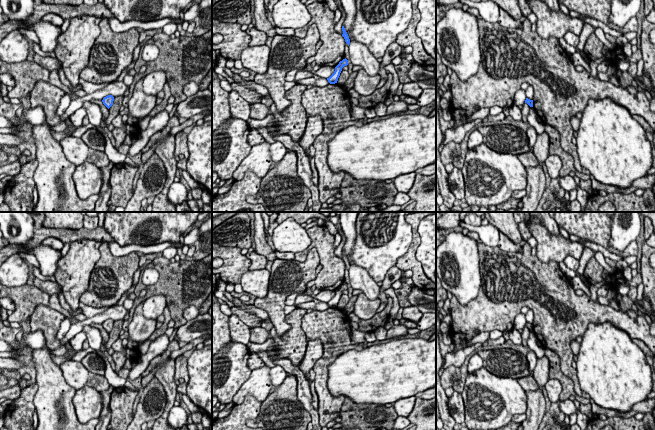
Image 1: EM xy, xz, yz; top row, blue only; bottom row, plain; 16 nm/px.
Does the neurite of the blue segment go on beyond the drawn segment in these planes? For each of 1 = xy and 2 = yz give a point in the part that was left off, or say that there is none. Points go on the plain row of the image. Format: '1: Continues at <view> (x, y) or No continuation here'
1: No continuation here
2: No continuation here

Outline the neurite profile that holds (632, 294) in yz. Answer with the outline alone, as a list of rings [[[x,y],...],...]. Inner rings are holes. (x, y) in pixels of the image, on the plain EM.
[[[619,279],[618,282],[619,282],[619,284],[628,286],[630,288],[630,291],[627,295],[632,299],[634,304],[636,304],[637,288],[634,286],[631,286],[626,279]]]

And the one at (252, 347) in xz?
[[[267,339],[264,343],[262,344],[257,344],[257,343],[252,343],[249,341],[247,344],[247,348],[249,352],[258,352],[258,351],[266,351],[268,348],[272,346],[274,341],[272,339]]]

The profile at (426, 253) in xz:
[[[436,213],[420,221],[418,233],[421,243],[416,258],[421,262],[425,275],[436,283]]]

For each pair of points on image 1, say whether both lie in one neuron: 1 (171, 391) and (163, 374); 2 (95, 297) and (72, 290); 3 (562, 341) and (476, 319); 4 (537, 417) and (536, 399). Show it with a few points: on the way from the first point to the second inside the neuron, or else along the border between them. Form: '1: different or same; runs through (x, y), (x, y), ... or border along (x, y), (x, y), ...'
1: same; runs through (170, 387), (166, 378)
2: different; border along (92, 271), (89, 286), (79, 301)
3: same; runs through (546, 318), (530, 302), (499, 303)
4: same; runs through (536, 413), (536, 403)

